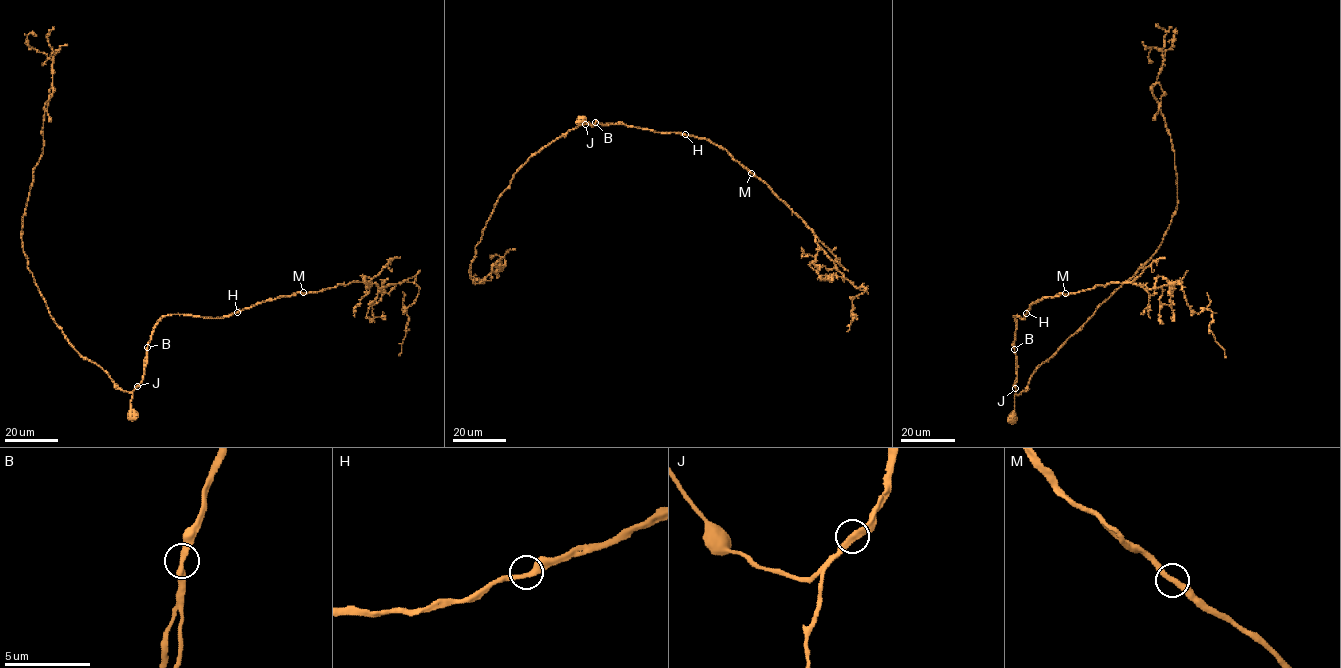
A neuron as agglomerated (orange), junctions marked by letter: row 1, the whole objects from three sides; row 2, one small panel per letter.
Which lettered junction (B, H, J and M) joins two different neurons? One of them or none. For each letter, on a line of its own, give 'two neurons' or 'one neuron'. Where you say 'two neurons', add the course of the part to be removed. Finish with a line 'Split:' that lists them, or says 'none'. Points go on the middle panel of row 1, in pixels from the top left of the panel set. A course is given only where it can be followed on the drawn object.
B: one neuron
H: one neuron
J: one neuron
M: one neuron
Split: none

